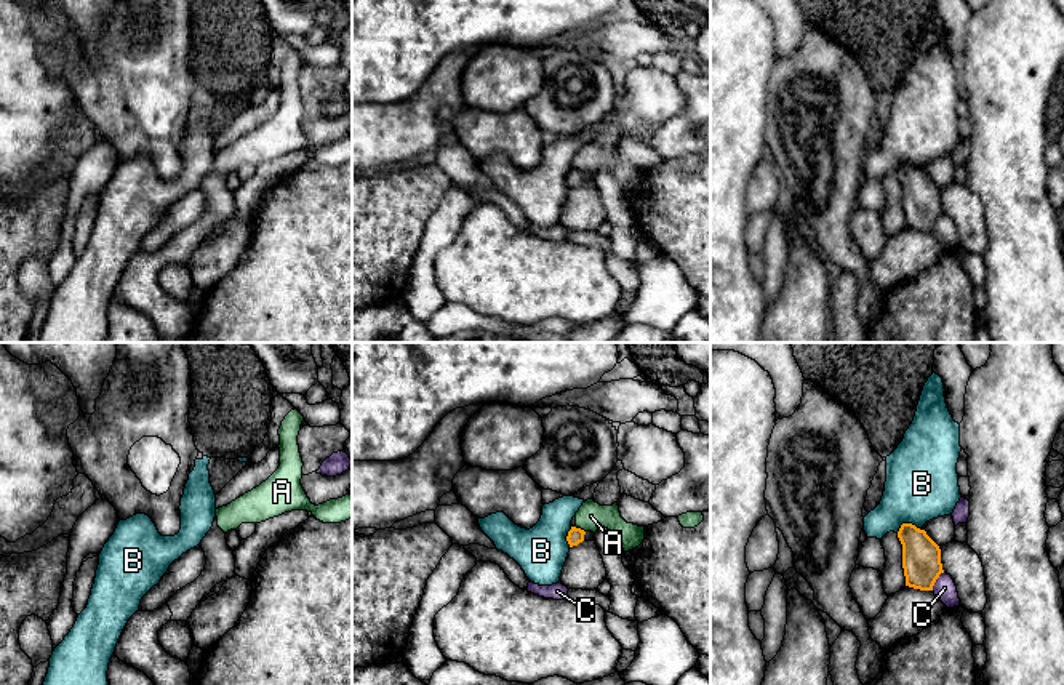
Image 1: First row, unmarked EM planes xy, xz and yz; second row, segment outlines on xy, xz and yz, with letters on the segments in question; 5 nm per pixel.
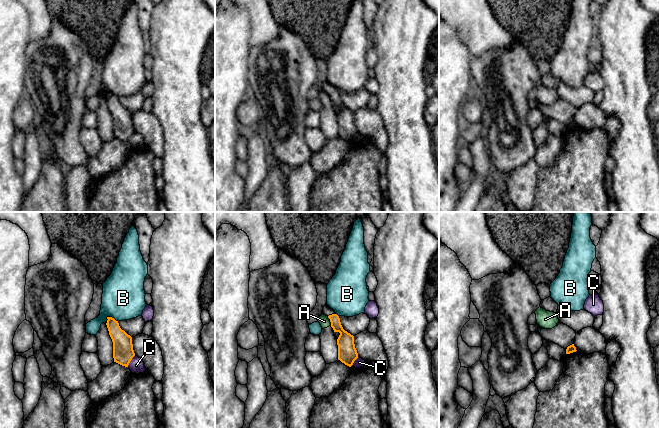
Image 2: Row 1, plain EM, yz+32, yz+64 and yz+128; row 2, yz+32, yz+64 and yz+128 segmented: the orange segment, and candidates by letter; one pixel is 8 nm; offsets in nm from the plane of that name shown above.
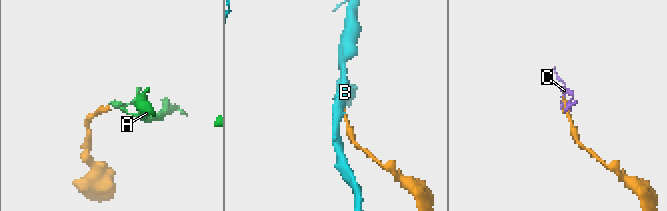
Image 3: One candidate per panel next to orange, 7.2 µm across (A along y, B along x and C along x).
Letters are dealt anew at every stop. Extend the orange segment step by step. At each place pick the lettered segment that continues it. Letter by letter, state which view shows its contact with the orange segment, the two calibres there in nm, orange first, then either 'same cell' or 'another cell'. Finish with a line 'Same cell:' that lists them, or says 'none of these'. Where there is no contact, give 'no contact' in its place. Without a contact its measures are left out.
A: xz | 80/140 nm | another cell
B: yz | 190/360 nm | another cell
C: yz | 190/120 nm | another cell
Same cell: none of these

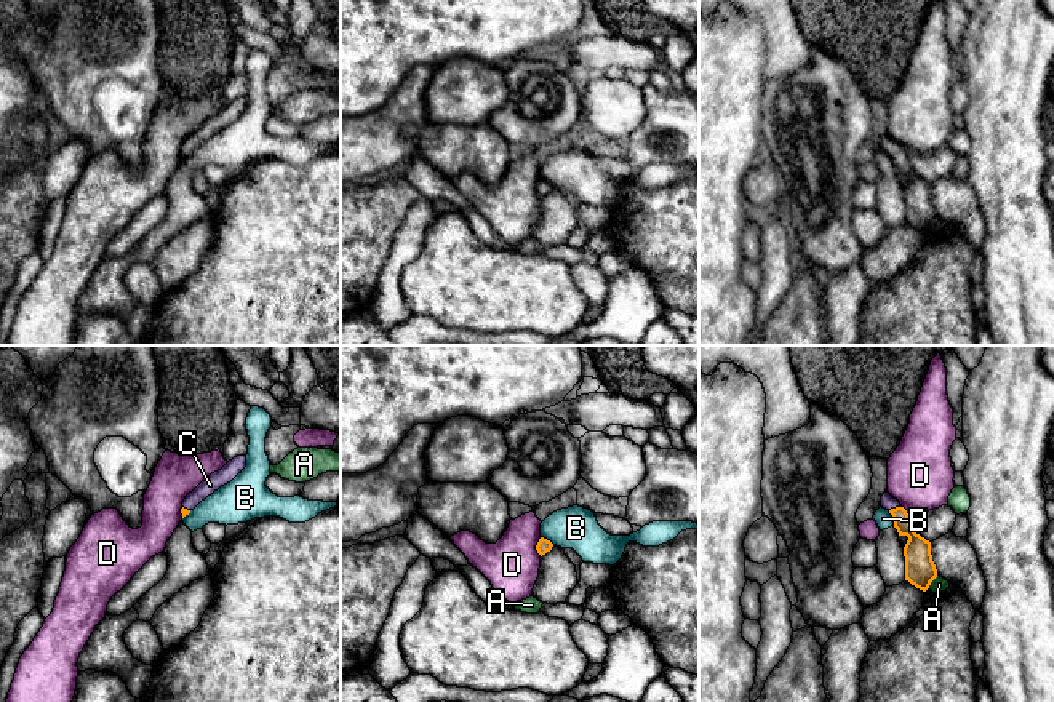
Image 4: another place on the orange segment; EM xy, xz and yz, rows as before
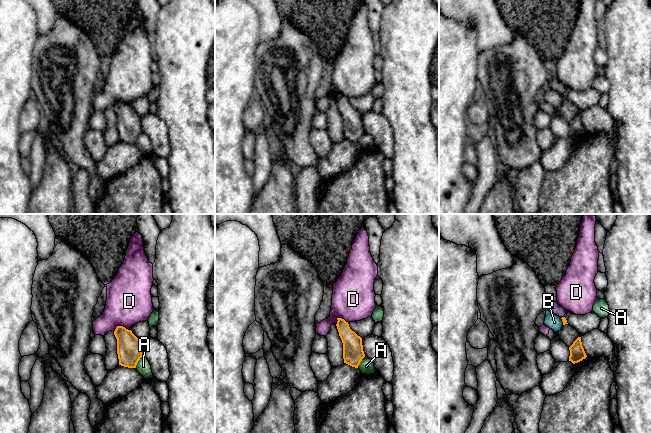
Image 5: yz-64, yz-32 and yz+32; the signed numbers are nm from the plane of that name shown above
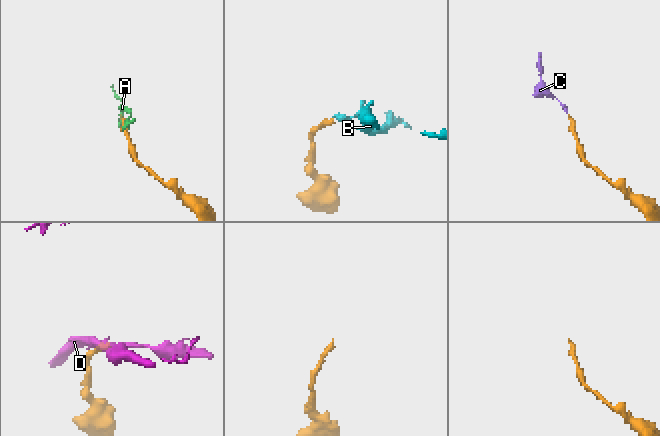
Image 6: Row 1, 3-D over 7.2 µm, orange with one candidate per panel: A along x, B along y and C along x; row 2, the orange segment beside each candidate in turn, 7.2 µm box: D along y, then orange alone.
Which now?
A: yz | 160/80 nm | another cell
B: yz | 140/90 nm | another cell
C: yz | 140/70 nm | same cell
D: xz | 70/280 nm | another cell
Same cell: C

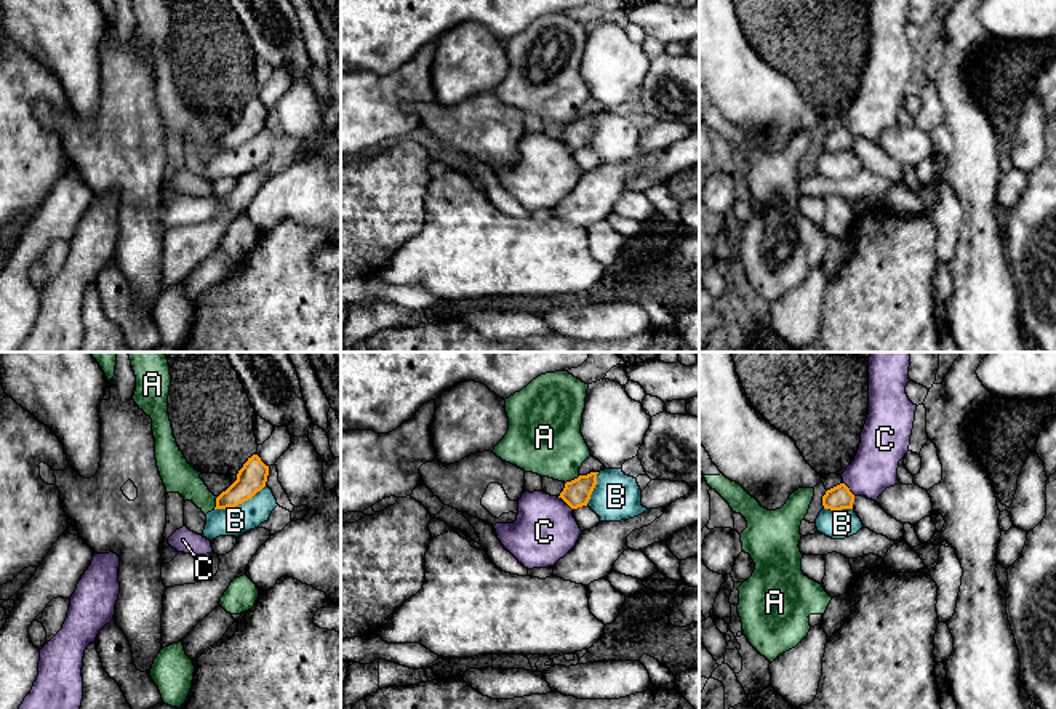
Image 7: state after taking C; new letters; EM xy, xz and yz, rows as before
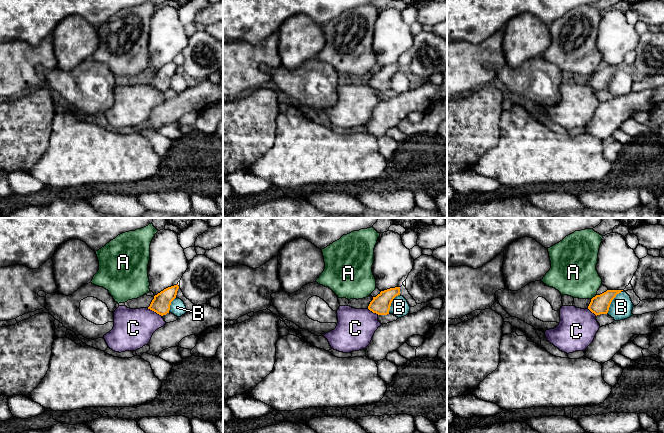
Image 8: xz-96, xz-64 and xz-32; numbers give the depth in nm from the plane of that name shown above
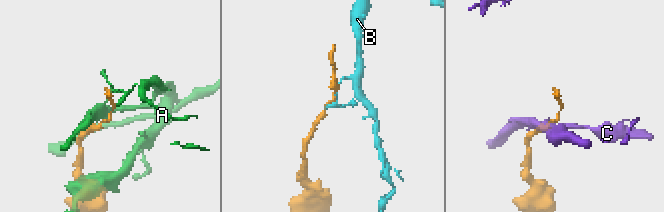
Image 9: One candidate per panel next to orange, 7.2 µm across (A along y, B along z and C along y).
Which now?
A: xz | 140/360 nm | another cell
B: xy | 150/140 nm | another cell
C: xz | 140/320 nm | another cell
Same cell: none of these

